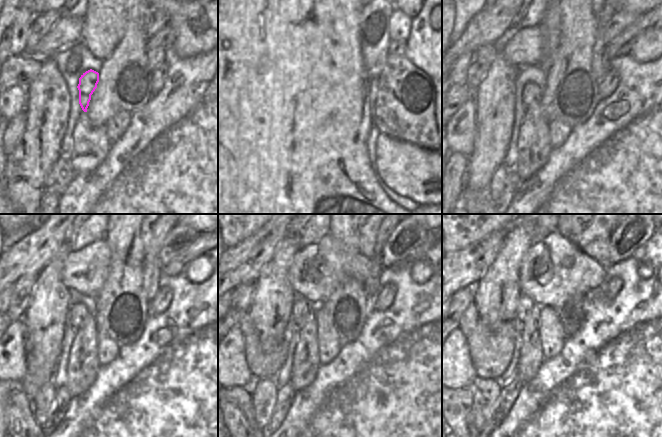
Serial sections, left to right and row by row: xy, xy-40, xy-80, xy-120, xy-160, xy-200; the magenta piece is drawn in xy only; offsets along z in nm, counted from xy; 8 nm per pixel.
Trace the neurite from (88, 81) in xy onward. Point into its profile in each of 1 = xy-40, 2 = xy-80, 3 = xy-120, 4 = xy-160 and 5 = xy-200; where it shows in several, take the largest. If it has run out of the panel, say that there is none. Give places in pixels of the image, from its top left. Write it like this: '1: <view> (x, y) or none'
1: xy-40 (310, 85)
2: xy-80 (532, 93)
3: xy-120 (78, 312)
4: xy-160 (301, 308)
5: xy-200 (525, 305)

